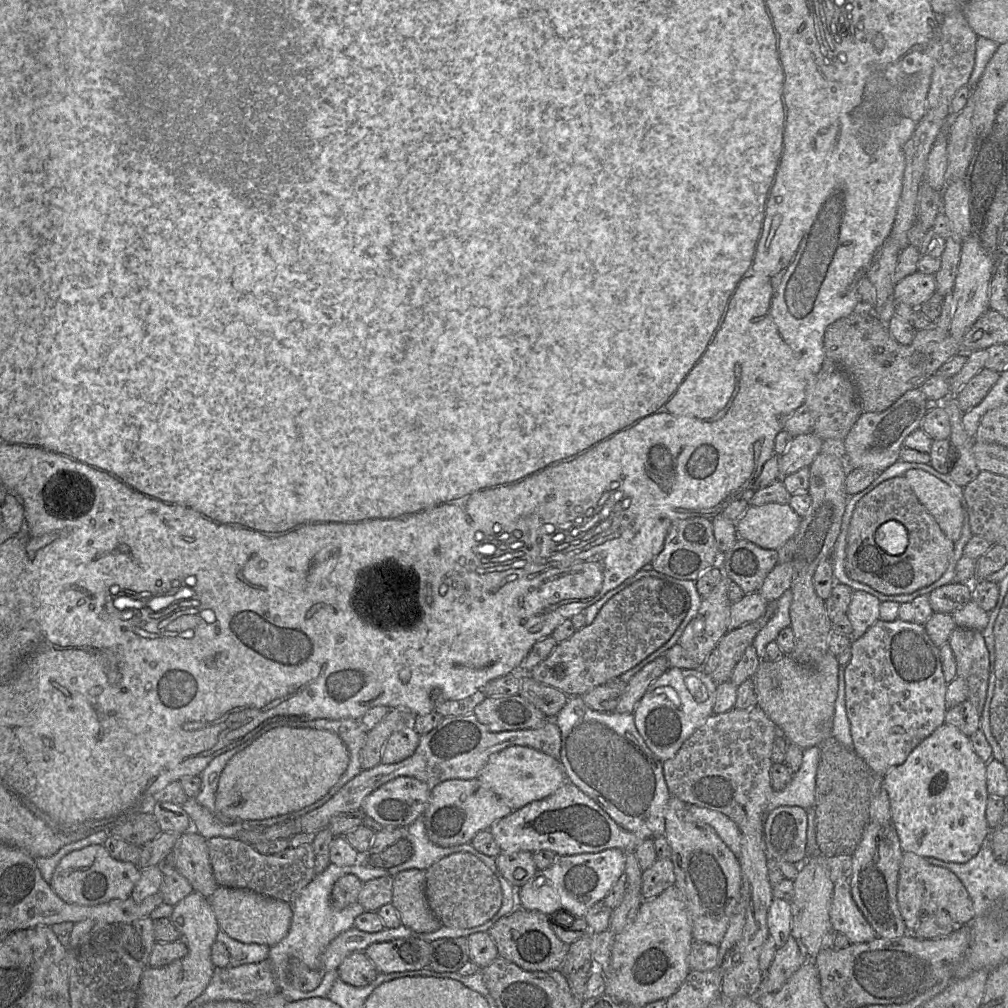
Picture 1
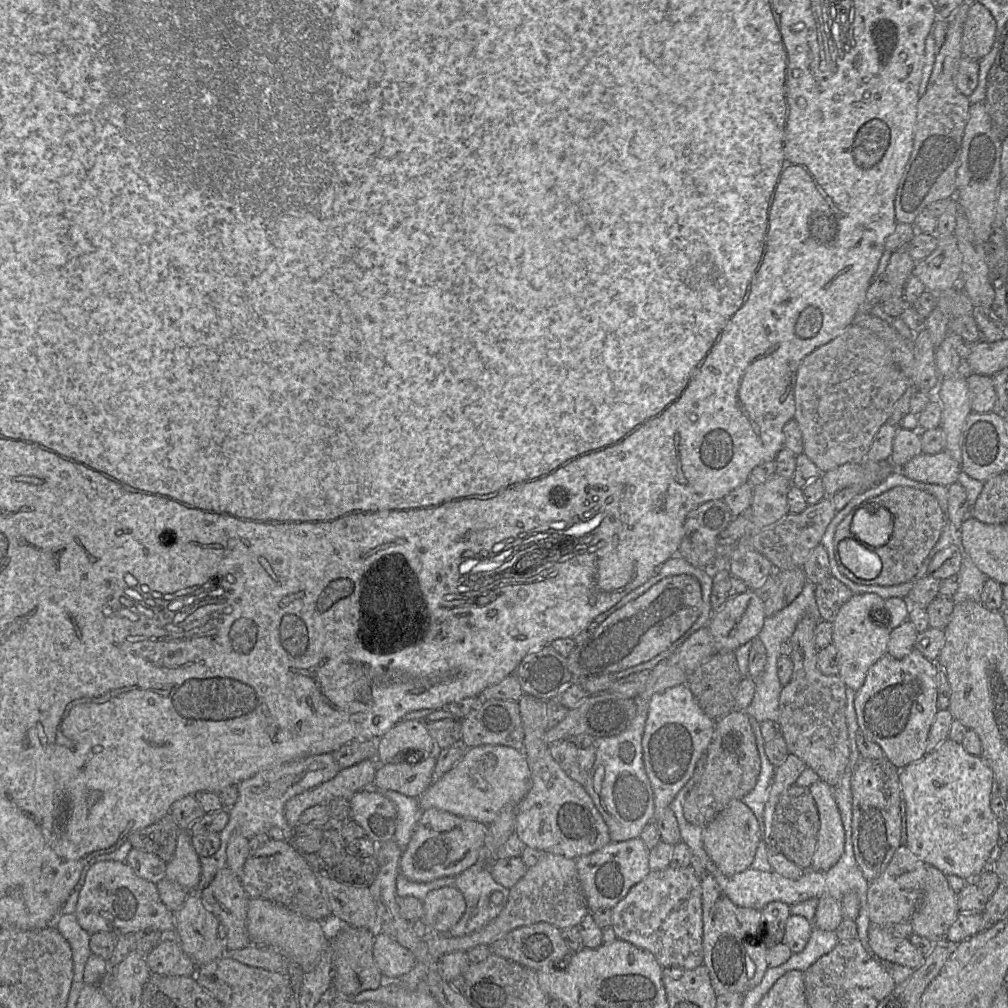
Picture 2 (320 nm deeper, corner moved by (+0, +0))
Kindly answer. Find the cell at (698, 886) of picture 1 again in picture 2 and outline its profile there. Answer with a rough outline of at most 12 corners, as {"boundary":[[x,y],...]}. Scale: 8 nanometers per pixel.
{"boundary":[[701,877],[703,964],[717,996],[767,971],[762,910]]}

